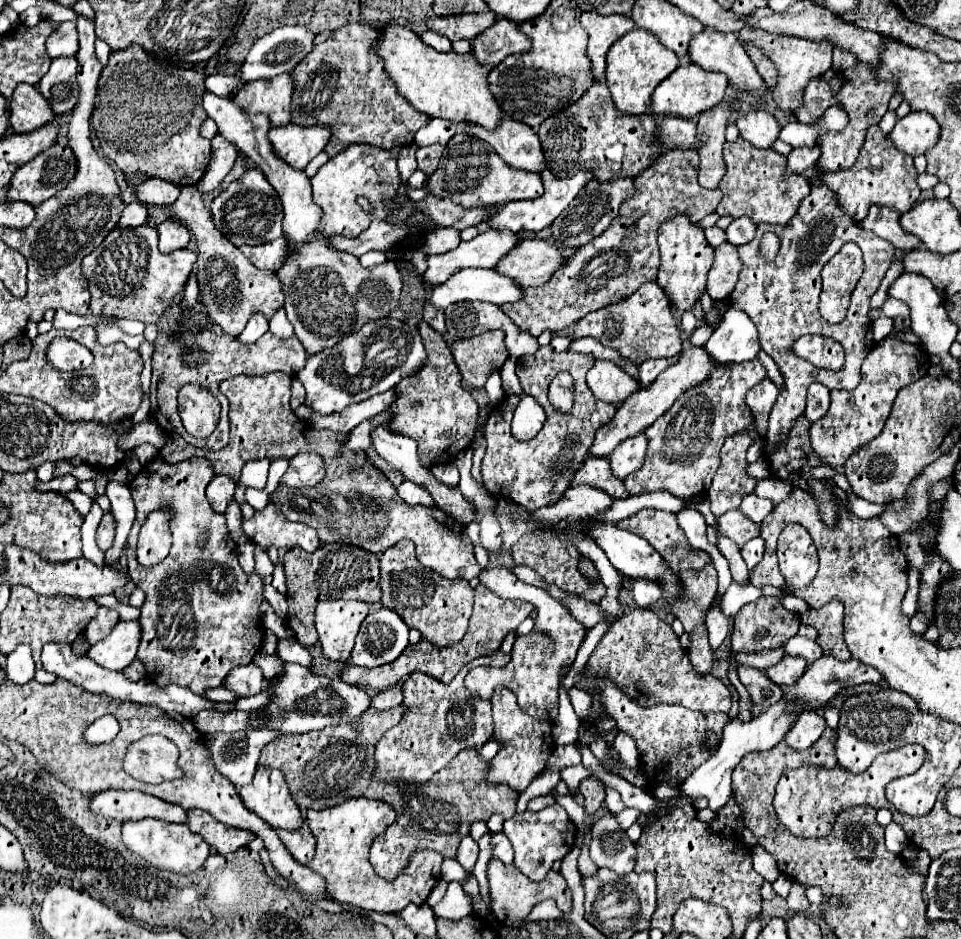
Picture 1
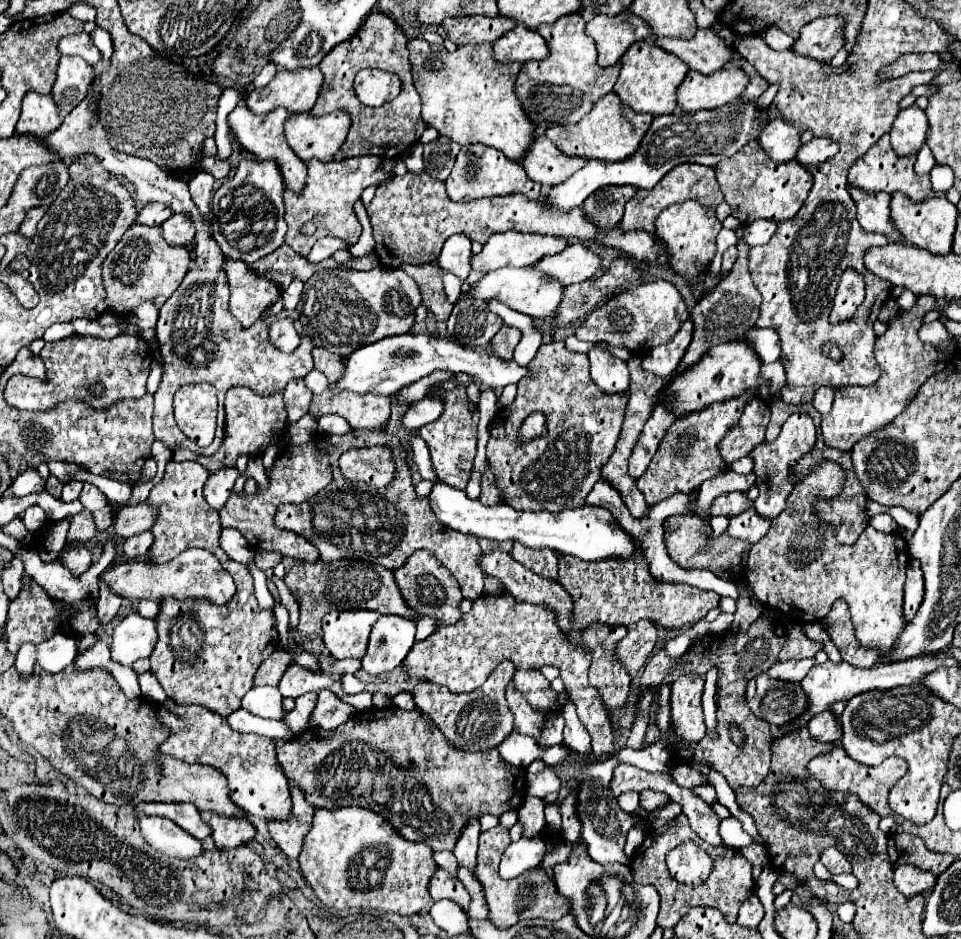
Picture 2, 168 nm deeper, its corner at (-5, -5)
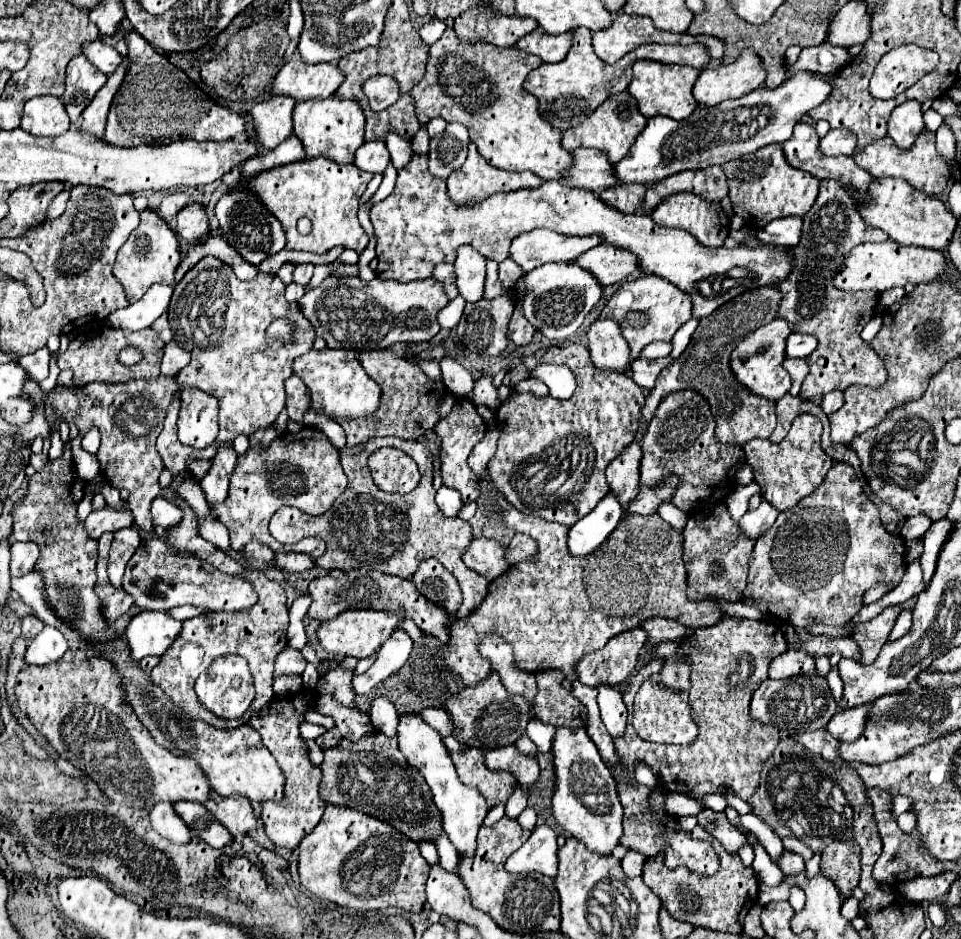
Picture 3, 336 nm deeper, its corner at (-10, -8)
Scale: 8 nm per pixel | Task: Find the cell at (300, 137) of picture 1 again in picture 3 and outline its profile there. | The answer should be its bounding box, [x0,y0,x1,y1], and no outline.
[293,95,365,165]

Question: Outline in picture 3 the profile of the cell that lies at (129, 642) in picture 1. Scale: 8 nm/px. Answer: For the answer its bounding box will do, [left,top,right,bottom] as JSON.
[125,611,181,661]

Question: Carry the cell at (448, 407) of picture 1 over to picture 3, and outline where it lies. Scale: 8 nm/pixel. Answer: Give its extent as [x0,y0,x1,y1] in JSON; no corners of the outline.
[435,399,485,503]

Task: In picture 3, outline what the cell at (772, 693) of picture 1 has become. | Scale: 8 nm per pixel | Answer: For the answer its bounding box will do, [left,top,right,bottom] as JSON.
[751,671,837,735]

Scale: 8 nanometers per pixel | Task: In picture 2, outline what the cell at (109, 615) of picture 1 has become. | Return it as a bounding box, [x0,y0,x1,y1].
[96,584,122,626]

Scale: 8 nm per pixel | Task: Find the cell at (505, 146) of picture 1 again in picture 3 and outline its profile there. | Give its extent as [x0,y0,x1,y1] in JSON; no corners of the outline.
[567,149,615,193]

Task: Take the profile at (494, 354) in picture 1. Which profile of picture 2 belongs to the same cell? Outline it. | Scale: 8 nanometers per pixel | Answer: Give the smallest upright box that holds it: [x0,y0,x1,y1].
[492,326,522,360]

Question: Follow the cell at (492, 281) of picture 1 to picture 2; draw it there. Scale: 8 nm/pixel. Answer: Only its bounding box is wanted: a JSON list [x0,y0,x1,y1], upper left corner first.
[458,268,562,318]

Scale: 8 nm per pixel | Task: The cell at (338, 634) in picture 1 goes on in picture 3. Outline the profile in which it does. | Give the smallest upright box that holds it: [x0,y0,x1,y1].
[317,609,403,659]

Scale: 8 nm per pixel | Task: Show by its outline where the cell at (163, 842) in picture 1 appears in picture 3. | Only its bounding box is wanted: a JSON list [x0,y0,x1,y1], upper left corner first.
[151,803,191,845]

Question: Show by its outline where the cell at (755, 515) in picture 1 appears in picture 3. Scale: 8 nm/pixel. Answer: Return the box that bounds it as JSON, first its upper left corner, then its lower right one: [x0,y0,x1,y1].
[743,413,833,511]

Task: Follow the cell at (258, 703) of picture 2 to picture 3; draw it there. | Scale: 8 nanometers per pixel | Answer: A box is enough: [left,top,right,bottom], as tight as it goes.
[301,723,327,739]

